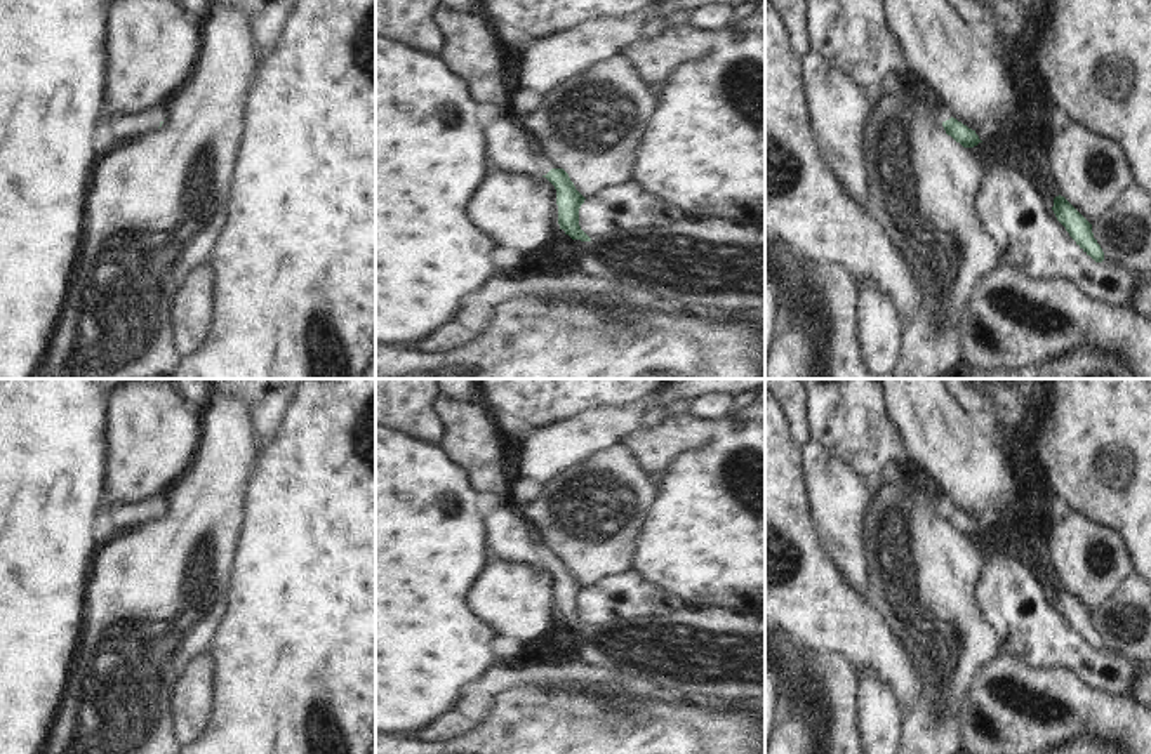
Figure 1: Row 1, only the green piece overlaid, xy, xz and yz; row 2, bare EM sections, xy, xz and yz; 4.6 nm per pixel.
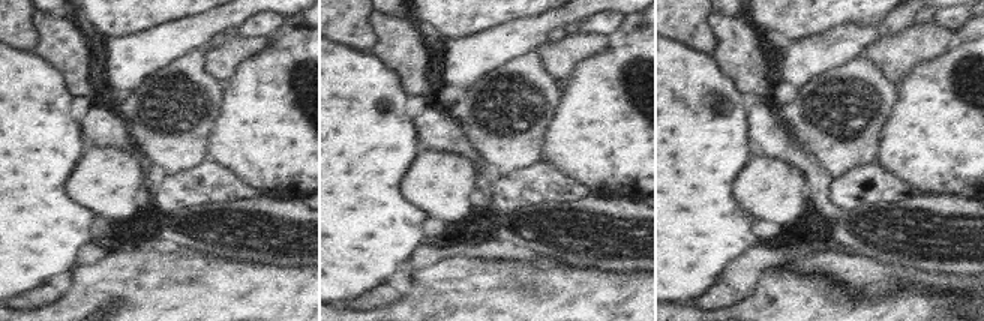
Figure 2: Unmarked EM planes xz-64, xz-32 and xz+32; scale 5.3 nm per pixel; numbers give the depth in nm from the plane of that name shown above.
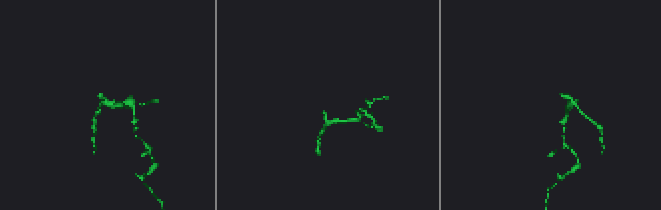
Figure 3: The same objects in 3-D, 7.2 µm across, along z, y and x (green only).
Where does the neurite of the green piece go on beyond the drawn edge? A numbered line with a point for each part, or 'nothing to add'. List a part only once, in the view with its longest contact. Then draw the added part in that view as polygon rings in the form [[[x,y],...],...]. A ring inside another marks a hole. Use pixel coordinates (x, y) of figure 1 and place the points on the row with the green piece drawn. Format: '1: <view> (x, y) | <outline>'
1: xy (120, 129) | [[[169,108],[162,111],[115,115],[106,118],[106,130],[103,136],[104,148],[129,144],[139,141],[150,130],[156,130],[169,116]]]

